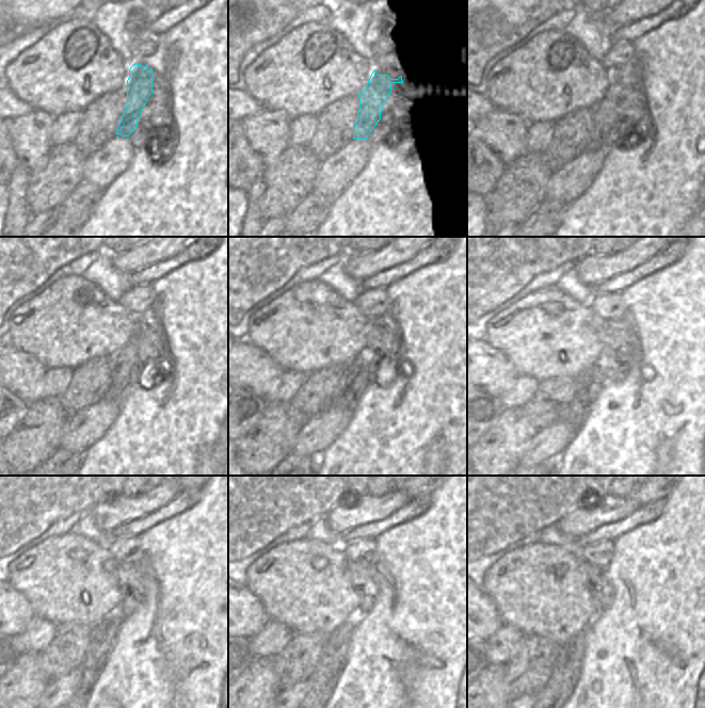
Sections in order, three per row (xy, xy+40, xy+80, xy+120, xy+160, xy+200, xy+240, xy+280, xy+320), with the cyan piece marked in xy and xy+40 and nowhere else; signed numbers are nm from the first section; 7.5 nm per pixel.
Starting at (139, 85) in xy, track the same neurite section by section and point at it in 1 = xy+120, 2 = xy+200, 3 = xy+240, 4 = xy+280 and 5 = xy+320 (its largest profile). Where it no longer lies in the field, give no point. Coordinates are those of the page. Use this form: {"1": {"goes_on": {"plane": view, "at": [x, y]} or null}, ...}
{"1": {"goes_on": {"plane": "xy+120", "at": [121, 363]}}, "2": {"goes_on": {"plane": "xy+200", "at": [589, 384]}}, "3": {"goes_on": {"plane": "xy+240", "at": [102, 637]}}, "4": {"goes_on": {"plane": "xy+280", "at": [322, 681]}}, "5": {"goes_on": {"plane": "xy+320", "at": [566, 671]}}}

